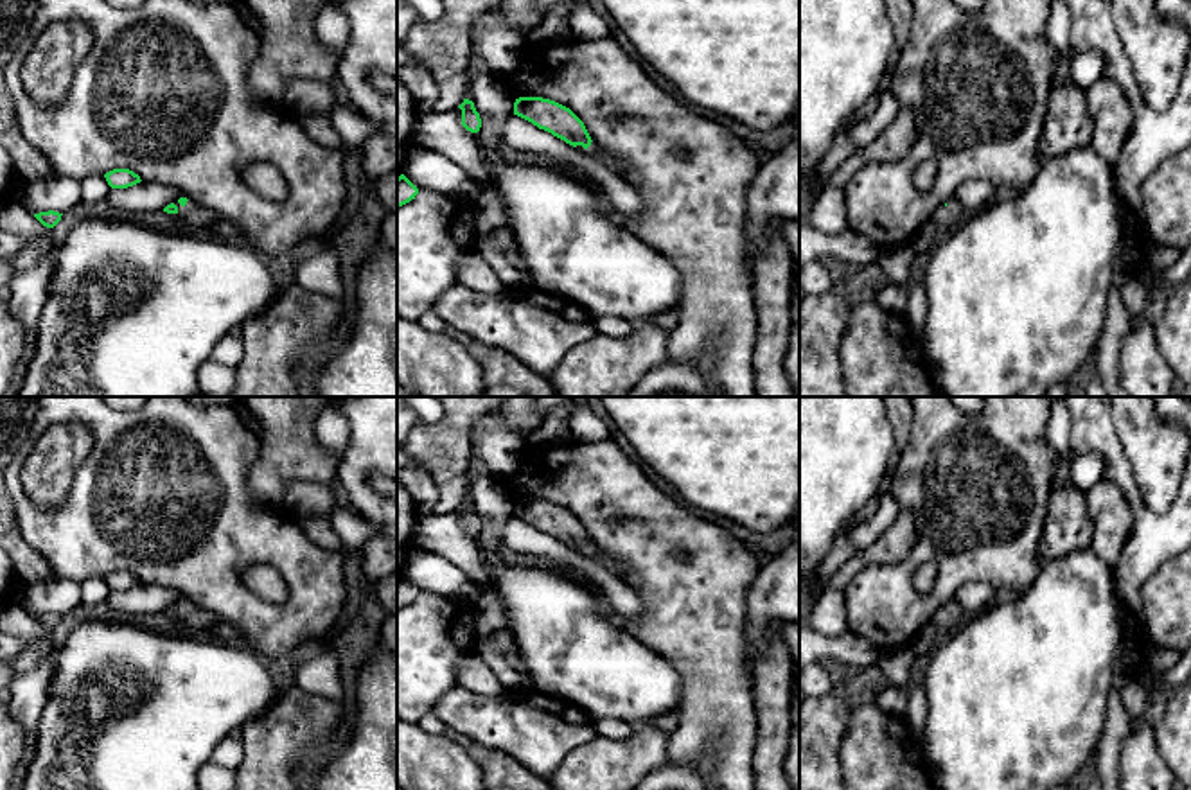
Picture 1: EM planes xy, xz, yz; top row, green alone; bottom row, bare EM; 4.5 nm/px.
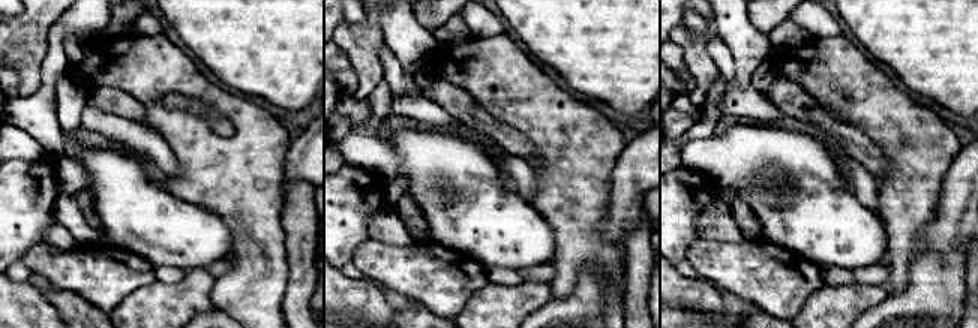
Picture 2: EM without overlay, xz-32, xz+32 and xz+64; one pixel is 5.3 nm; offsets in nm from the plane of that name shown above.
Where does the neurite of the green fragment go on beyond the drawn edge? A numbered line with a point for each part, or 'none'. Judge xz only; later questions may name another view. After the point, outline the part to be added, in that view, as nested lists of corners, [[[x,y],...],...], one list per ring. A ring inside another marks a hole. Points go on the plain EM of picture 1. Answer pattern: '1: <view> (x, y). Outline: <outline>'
1: xz (593, 552). Outline: [[[591,544],[591,548],[587,551],[584,551],[584,555],[596,558],[598,562],[602,562],[607,569],[611,569],[614,575],[618,575],[622,578],[623,575],[623,567],[622,564],[614,562],[613,558],[609,558],[604,551],[600,551],[595,544]]]

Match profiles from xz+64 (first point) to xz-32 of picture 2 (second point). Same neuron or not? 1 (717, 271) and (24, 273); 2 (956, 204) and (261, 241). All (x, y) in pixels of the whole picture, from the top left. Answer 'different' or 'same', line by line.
1: different
2: different

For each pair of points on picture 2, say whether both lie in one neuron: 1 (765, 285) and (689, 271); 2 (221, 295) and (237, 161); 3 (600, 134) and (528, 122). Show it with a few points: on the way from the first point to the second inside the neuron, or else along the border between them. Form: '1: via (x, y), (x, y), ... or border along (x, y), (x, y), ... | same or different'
1: border along (686, 259), (698, 276) | different
2: via (258, 274), (273, 258), (243, 198) | same
3: via (582, 134), (566, 134), (552, 122), (546, 122) | same

